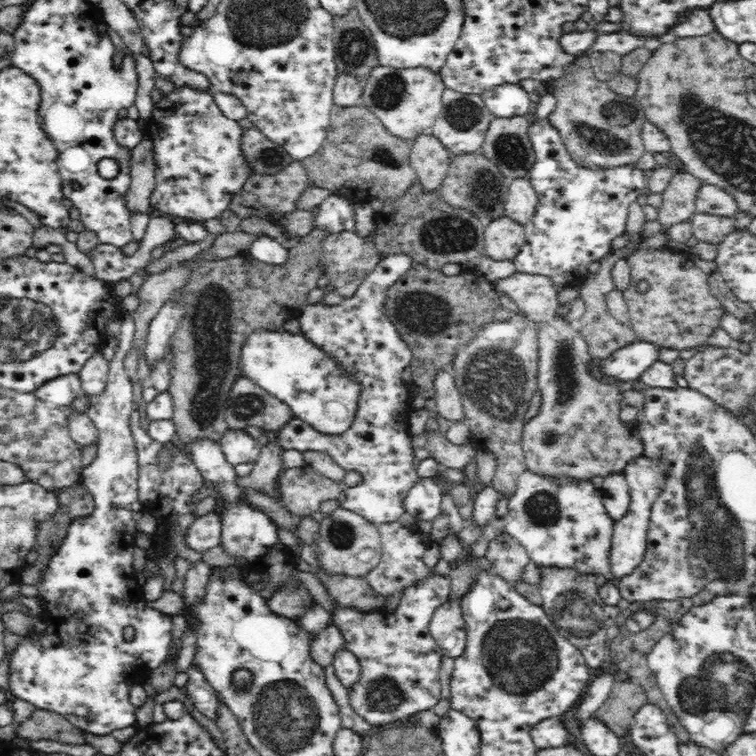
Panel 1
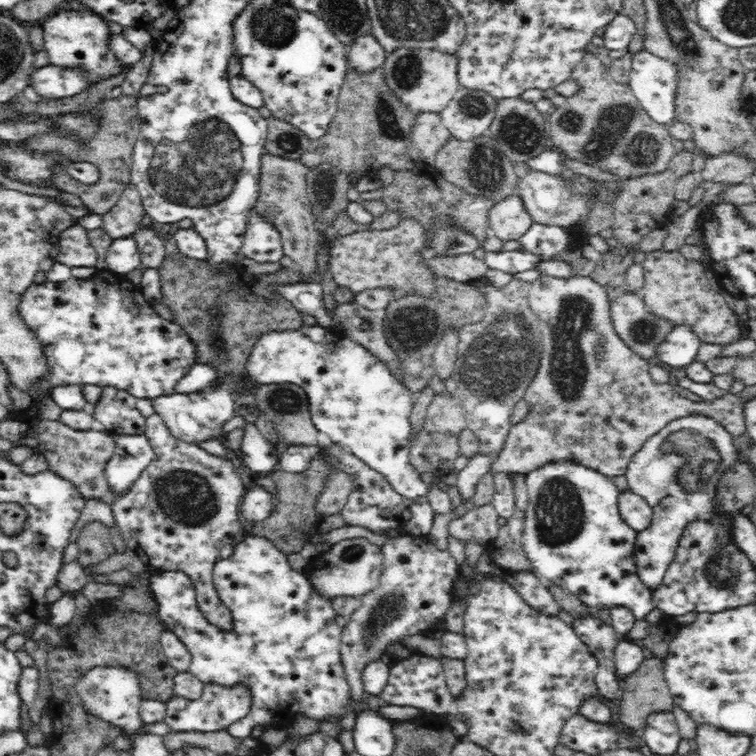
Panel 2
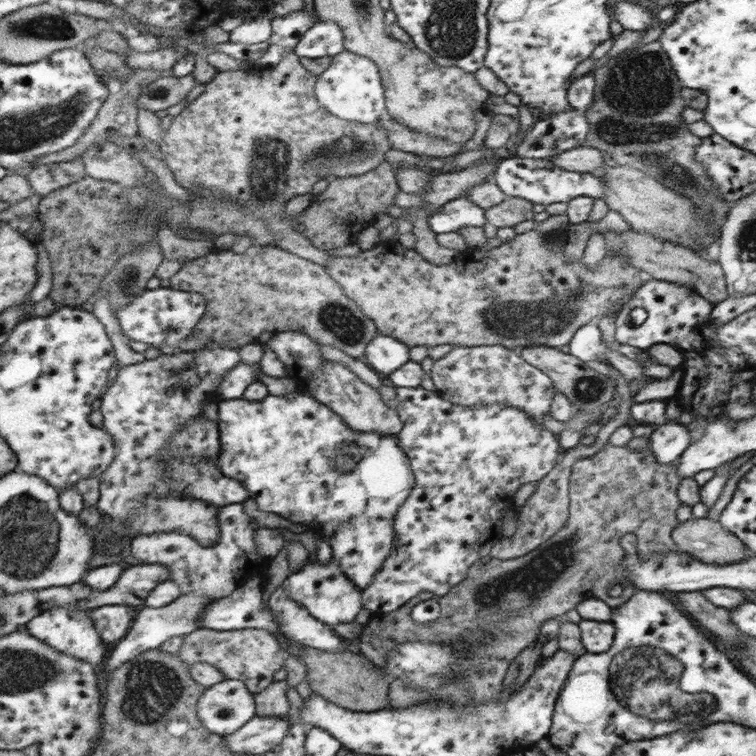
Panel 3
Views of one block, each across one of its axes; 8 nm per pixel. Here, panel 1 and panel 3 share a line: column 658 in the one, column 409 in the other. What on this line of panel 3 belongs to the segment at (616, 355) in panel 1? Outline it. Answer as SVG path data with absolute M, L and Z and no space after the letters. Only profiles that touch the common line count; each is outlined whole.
M378 335L367 345L362 358L374 371L389 375L409 360L410 346L394 338Z

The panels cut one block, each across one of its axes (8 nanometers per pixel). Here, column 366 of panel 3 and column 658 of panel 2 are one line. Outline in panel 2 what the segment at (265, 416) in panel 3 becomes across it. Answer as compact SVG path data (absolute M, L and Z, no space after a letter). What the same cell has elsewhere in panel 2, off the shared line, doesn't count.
M704 413L689 414L669 422L660 432L651 436L642 448L632 455L625 472L629 490L644 498L652 509L651 523L646 530L639 533L639 540L635 552L637 566L639 566L640 581L651 589L656 589L665 583L668 568L674 562L678 542L686 531L686 526L693 520L708 520L715 515L715 488L719 483L719 476L726 474L728 467L734 462L744 460L736 444L737 435L732 435L714 417Z

